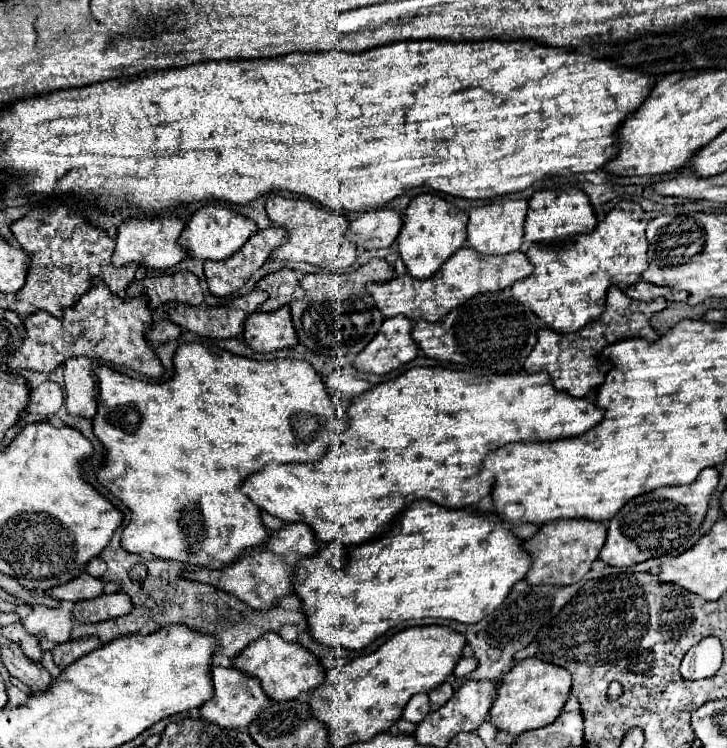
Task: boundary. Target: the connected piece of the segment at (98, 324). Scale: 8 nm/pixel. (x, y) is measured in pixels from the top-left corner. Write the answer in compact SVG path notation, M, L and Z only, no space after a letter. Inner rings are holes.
M95 278L91 288L81 296L75 306L63 310L63 318L55 318L45 310L33 312L23 318L25 338L23 344L13 350L7 358L9 368L27 368L35 372L53 372L67 358L87 356L113 362L117 366L131 368L149 378L163 374L161 360L149 348L145 332L151 326L151 312L145 298L123 300L117 294L111 294L107 284L101 278Z

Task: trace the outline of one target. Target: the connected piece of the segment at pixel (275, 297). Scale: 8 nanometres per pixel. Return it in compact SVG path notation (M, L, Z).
M281 268L273 274L263 276L257 282L257 286L269 294L269 298L259 306L259 310L261 312L271 312L271 310L277 310L277 308L281 308L281 306L285 306L285 304L289 304L291 300L297 298L299 280L293 270Z

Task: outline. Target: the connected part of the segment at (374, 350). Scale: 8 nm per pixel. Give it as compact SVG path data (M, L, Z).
M405 316L387 318L381 332L359 352L353 366L361 372L387 374L417 356L417 344L411 338L411 320Z

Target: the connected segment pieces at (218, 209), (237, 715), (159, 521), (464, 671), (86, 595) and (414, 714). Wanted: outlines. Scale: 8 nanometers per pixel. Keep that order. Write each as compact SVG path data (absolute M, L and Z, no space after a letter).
M205 204L201 210L193 214L185 230L181 232L179 244L191 252L191 256L201 260L225 260L227 256L233 256L251 236L257 232L257 226L253 220L241 216L239 212L223 206L223 204Z
M221 666L211 668L211 680L213 680L215 696L199 708L203 722L217 724L221 728L245 728L249 724L249 720L253 720L253 716L257 716L257 712L261 712L261 708L267 708L271 702L265 696L259 680L255 680L235 668L221 668Z
M189 342L189 344L181 344L175 350L173 364L175 364L173 378L167 382L161 382L161 384L149 384L149 382L135 380L135 378L129 378L121 372L113 370L113 368L107 368L107 366L101 366L95 370L97 380L99 380L99 404L97 404L97 414L93 416L93 432L105 448L105 462L97 474L103 476L103 486L131 510L131 520L121 534L121 546L127 552L133 552L133 554L149 552L149 554L163 558L163 560L175 560L175 562L195 564L195 566L209 568L209 570L221 570L221 568L233 564L233 560L237 556L241 556L241 550L255 548L257 544L263 544L265 536L267 536L267 530L261 524L259 508L253 502L245 502L245 496L241 494L241 482L249 474L263 470L269 462L275 462L275 460L277 462L315 462L315 460L319 460L325 454L325 450L329 448L331 440L337 434L347 430L347 422L341 418L339 410L333 406L331 396L329 396L327 386L321 380L321 376L305 360L285 358L285 360L259 362L259 360L235 356L227 350L211 350L203 344Z
M461 658L461 660L455 664L453 676L455 676L455 678L463 678L463 676L471 674L475 668L477 668L477 660L475 660L475 658Z
M81 574L75 580L51 588L45 594L49 594L55 600L69 600L69 602L81 602L81 600L89 600L89 598L97 598L99 594L103 594L103 580L93 578L89 574Z
M421 692L421 694L417 694L417 696L413 696L413 698L409 700L409 704L405 706L401 718L417 724L417 722L421 722L427 714L429 714L429 698L427 698L425 692Z

